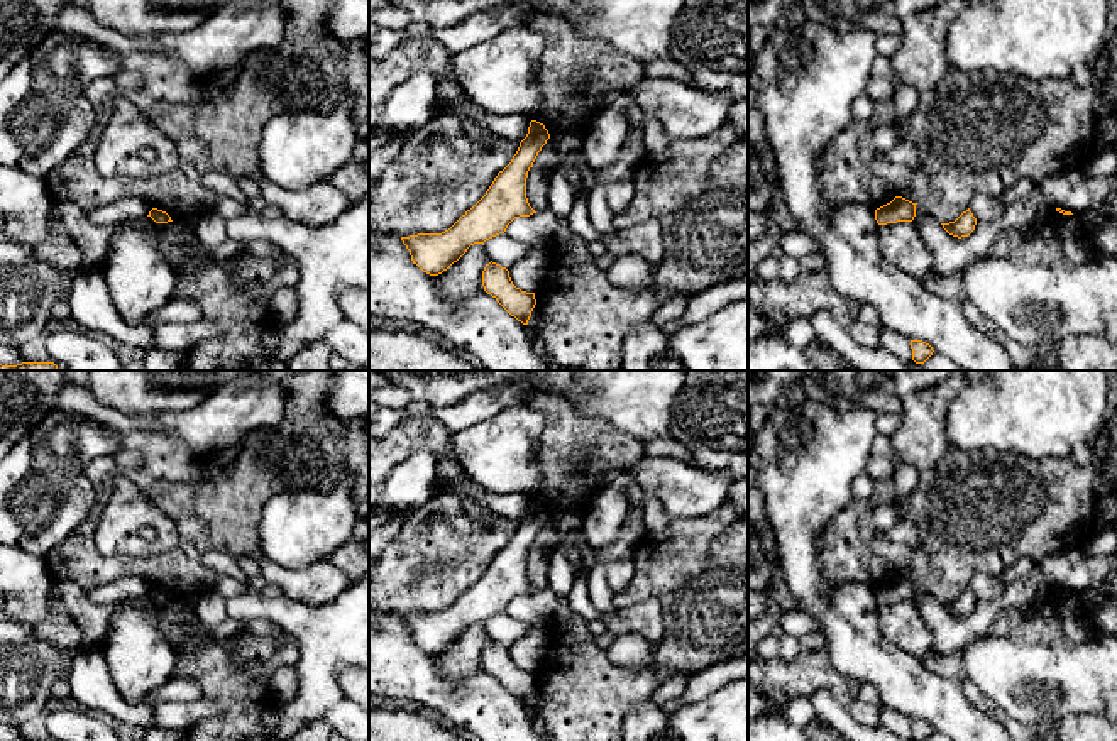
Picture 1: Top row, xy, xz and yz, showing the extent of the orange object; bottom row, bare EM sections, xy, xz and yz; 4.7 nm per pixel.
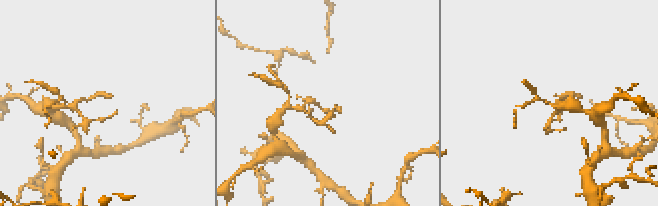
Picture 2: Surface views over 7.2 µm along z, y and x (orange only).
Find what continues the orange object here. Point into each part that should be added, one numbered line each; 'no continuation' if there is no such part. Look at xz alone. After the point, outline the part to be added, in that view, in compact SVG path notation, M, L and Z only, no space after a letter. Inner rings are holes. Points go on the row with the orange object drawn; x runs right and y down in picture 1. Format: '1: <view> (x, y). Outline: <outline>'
no continuation

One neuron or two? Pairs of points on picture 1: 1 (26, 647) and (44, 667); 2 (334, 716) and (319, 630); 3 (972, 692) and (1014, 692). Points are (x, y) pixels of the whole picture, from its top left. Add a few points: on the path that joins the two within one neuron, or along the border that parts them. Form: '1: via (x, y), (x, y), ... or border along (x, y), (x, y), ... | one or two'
1: via (29, 652), (39, 662) | one
2: border along (342, 697), (320, 718) | two
3: border along (963, 657), (965, 675), (999, 709) | two

